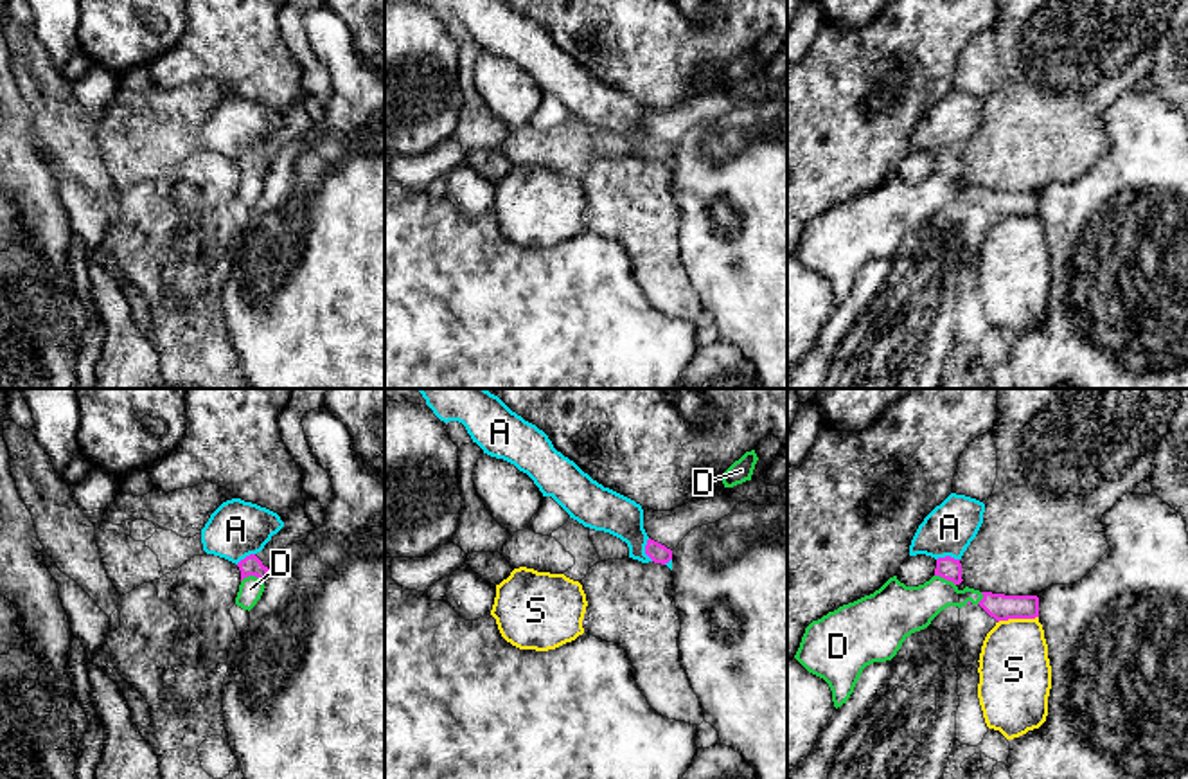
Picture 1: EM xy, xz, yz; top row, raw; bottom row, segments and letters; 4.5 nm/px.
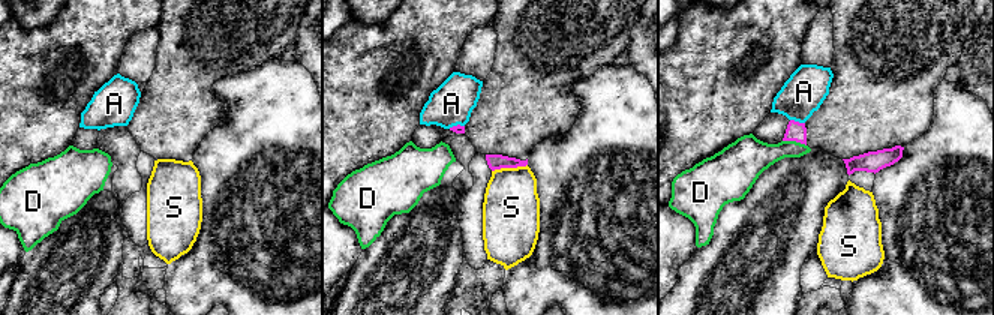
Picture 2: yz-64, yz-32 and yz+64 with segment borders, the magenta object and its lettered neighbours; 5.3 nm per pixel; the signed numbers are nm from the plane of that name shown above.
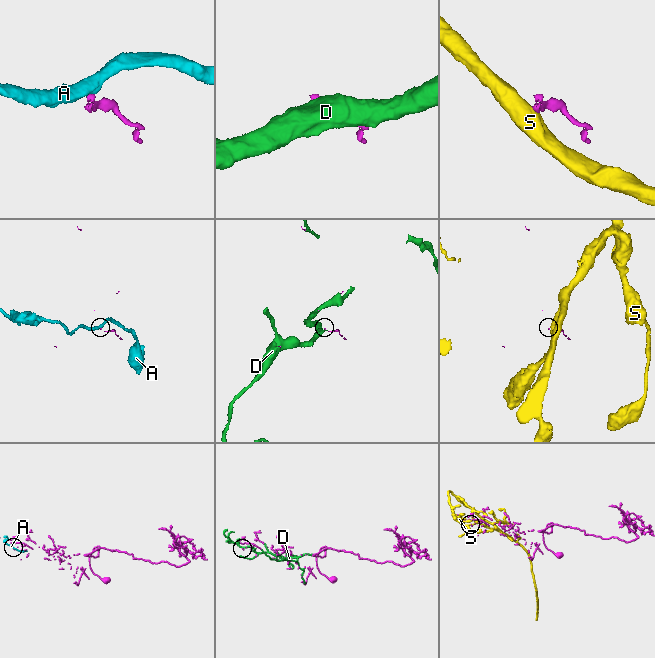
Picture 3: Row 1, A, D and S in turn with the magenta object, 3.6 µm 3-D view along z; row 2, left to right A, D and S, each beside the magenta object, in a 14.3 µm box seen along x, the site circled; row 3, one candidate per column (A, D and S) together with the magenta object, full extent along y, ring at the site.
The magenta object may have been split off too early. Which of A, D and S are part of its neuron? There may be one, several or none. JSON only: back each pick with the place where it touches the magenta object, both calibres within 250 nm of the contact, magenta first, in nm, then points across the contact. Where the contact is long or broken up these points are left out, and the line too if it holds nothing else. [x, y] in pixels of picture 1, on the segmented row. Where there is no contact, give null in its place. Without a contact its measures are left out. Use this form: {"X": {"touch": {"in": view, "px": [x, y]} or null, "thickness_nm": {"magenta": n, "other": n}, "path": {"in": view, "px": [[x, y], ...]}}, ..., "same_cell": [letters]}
{"D": {"touch": {"in": "xy", "px": [252, 574]}, "thickness_nm": {"magenta": 90, "other": 110}}, "same_cell": ["D"]}

